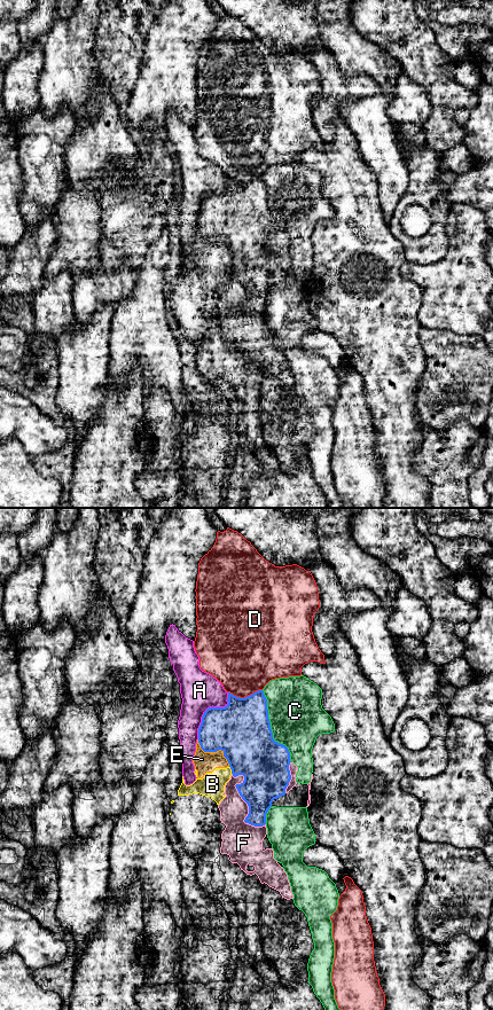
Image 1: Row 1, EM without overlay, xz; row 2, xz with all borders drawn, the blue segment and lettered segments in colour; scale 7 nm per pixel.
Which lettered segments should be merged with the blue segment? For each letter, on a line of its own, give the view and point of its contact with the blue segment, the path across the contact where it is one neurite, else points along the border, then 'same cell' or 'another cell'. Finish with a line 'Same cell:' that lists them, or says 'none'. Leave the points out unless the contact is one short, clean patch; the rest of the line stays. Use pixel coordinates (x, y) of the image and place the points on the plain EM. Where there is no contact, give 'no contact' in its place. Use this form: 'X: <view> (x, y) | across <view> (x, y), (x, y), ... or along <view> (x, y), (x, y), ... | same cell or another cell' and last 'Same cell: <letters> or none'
A: xz (208, 195) | another cell
B: xz (231, 255) | another cell
C: xz (270, 214) | another cell
D: xz (244, 184) | another cell
E: xz (214, 237) | along xz (197, 226), (204, 237), (220, 236), (229, 252) | another cell
F: xz (244, 287) | another cell
Same cell: none

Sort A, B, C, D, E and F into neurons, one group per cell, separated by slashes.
A / B E / C / D / F

